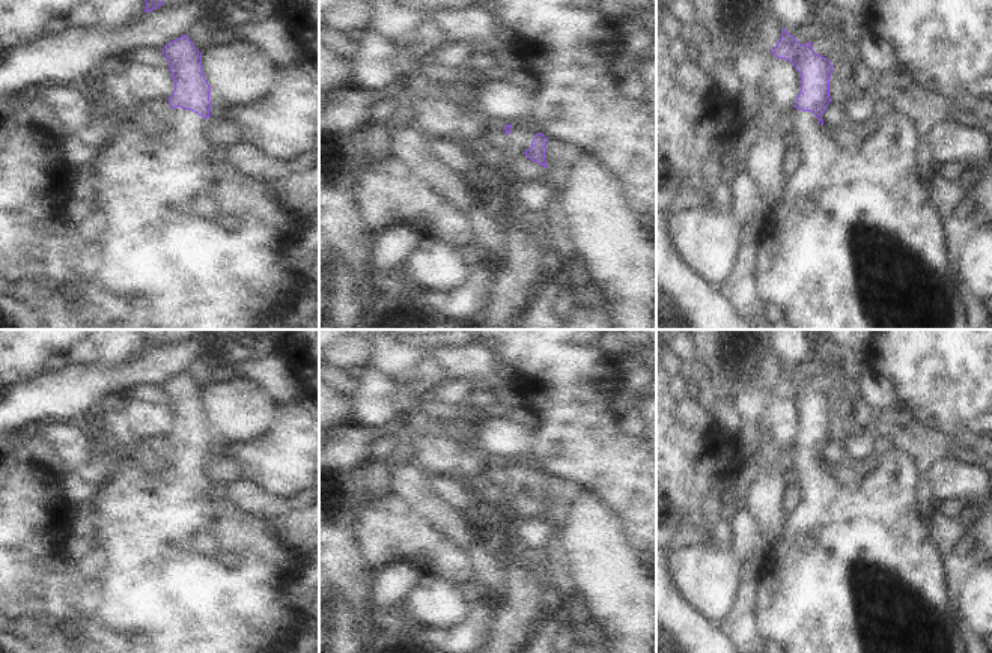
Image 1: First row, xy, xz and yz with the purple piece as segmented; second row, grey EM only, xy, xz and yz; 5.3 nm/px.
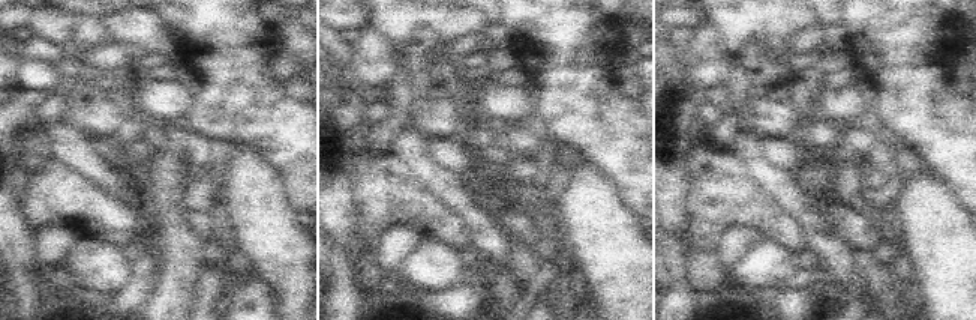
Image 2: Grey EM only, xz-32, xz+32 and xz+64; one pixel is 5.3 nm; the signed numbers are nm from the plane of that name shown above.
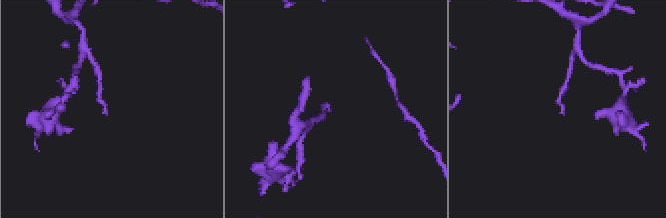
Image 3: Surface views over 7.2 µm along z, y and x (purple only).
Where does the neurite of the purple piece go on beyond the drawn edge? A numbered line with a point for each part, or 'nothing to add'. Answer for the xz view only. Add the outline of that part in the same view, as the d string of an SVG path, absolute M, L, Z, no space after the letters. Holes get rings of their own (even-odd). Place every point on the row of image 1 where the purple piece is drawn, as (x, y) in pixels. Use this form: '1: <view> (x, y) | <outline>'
1: xz (521, 136) | M527 123L512 125L509 137L513 144L513 152L525 152L531 147L531 141L536 137L536 131Z

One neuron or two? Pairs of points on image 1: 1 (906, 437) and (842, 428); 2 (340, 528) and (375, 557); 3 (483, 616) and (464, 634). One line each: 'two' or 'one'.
1: one
2: two
3: one

